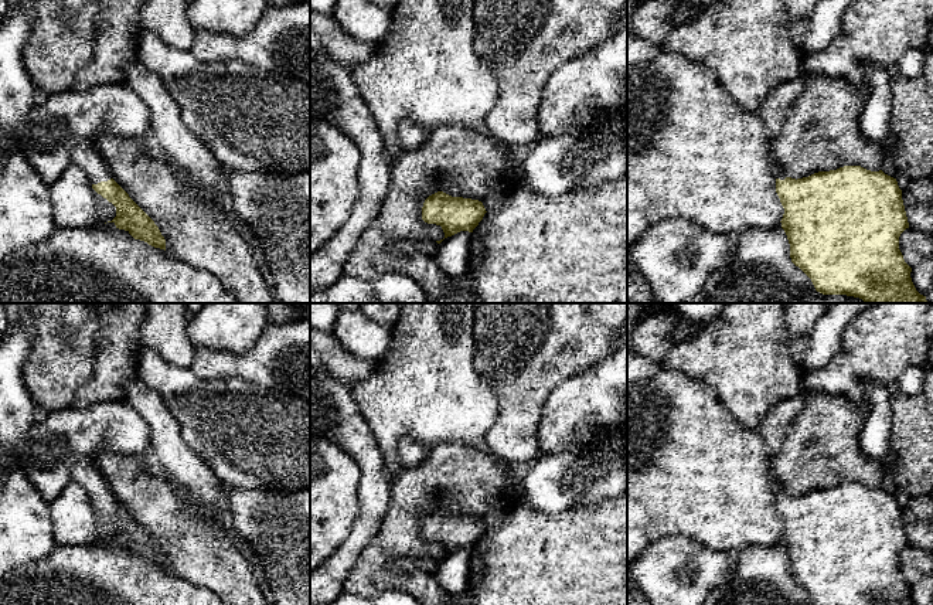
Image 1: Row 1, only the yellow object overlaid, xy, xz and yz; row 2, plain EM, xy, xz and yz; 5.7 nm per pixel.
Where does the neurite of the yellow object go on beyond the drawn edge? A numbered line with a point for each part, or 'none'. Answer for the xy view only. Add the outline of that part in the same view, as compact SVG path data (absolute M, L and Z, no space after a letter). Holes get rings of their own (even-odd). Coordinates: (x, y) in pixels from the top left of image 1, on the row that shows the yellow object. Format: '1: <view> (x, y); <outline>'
1: xy (85, 155); M92 137L78 139L72 149L71 160L86 173L91 184L113 179L109 166L99 154Z

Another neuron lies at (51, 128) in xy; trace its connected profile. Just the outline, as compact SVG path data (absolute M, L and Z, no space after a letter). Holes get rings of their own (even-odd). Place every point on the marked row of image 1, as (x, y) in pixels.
M125 82L102 84L85 92L68 89L38 99L24 115L18 128L18 145L41 180L51 186L72 163L71 153L81 137L113 135L127 139L142 137L150 126L150 109Z

